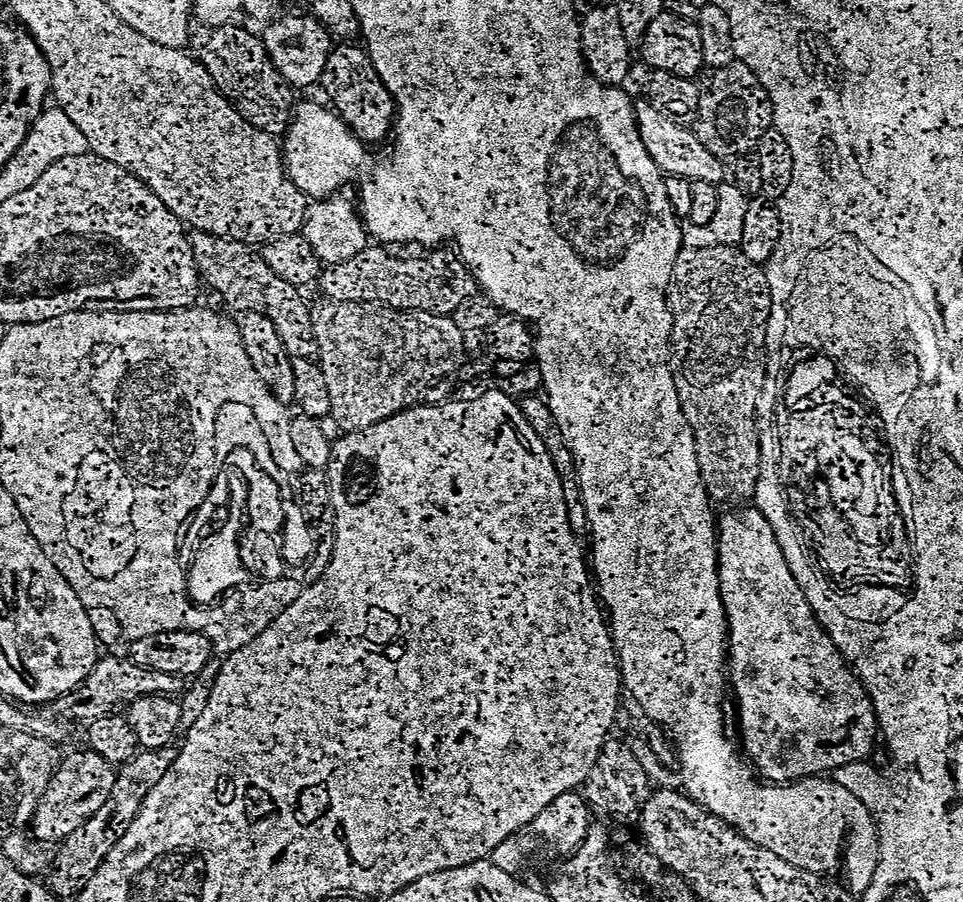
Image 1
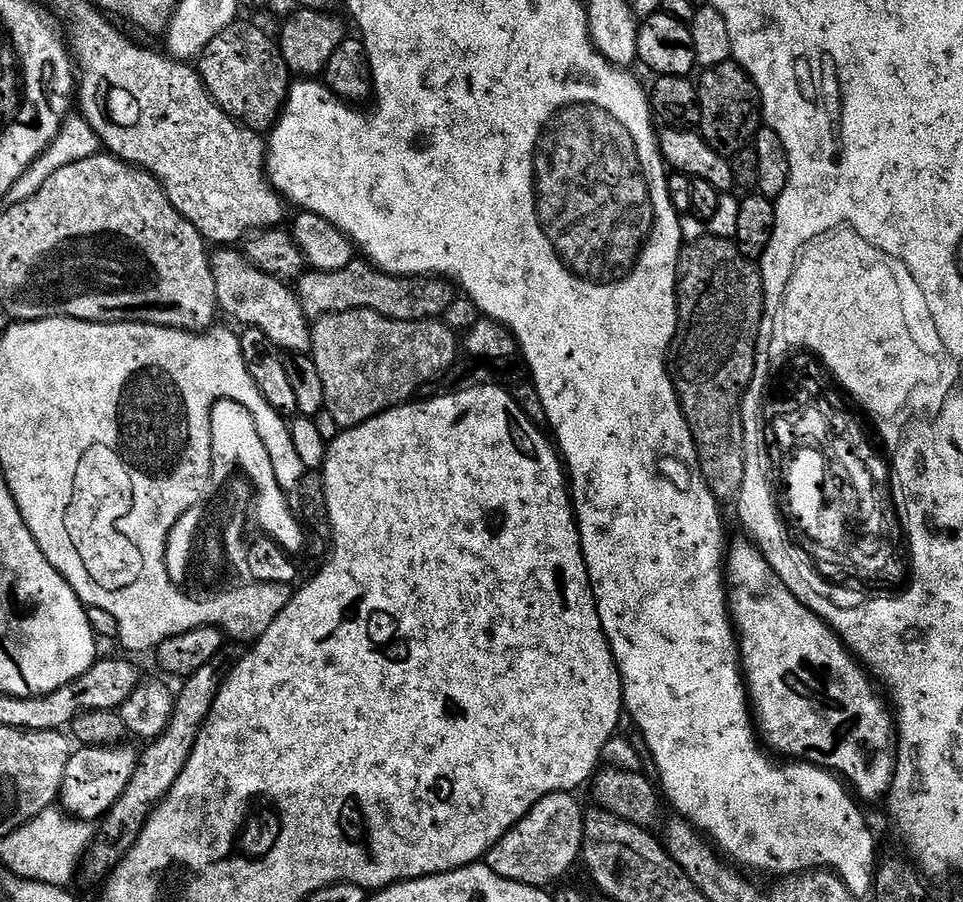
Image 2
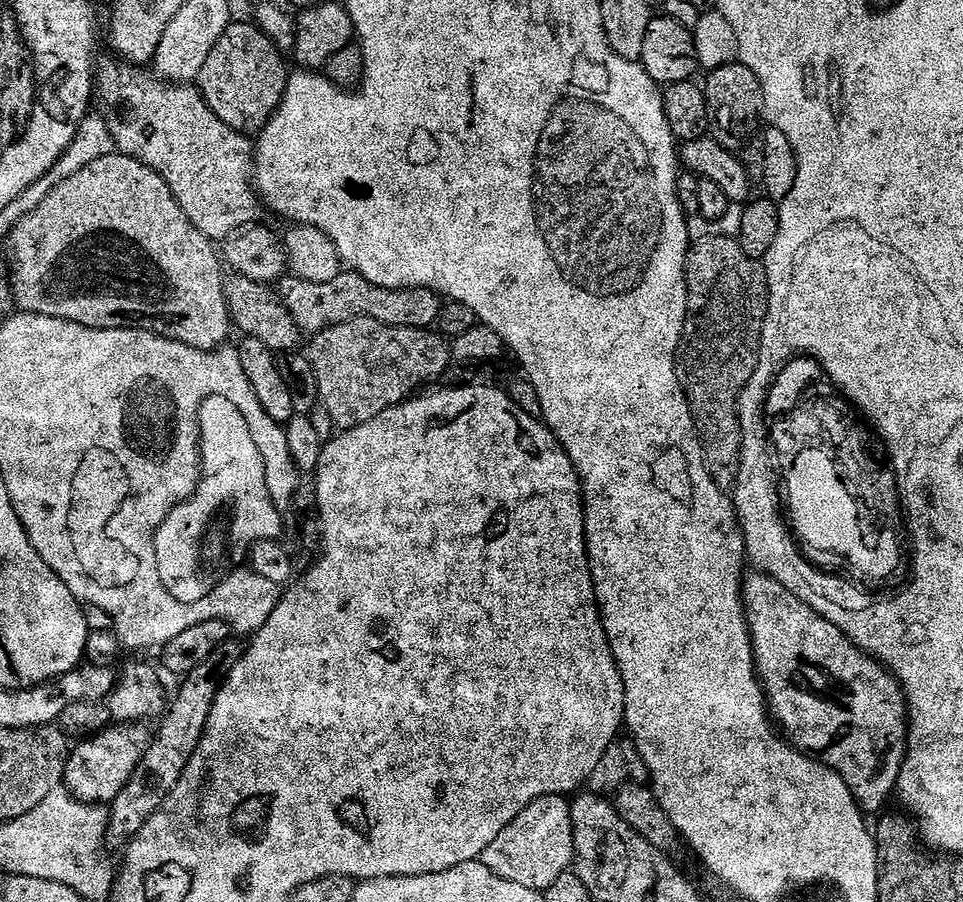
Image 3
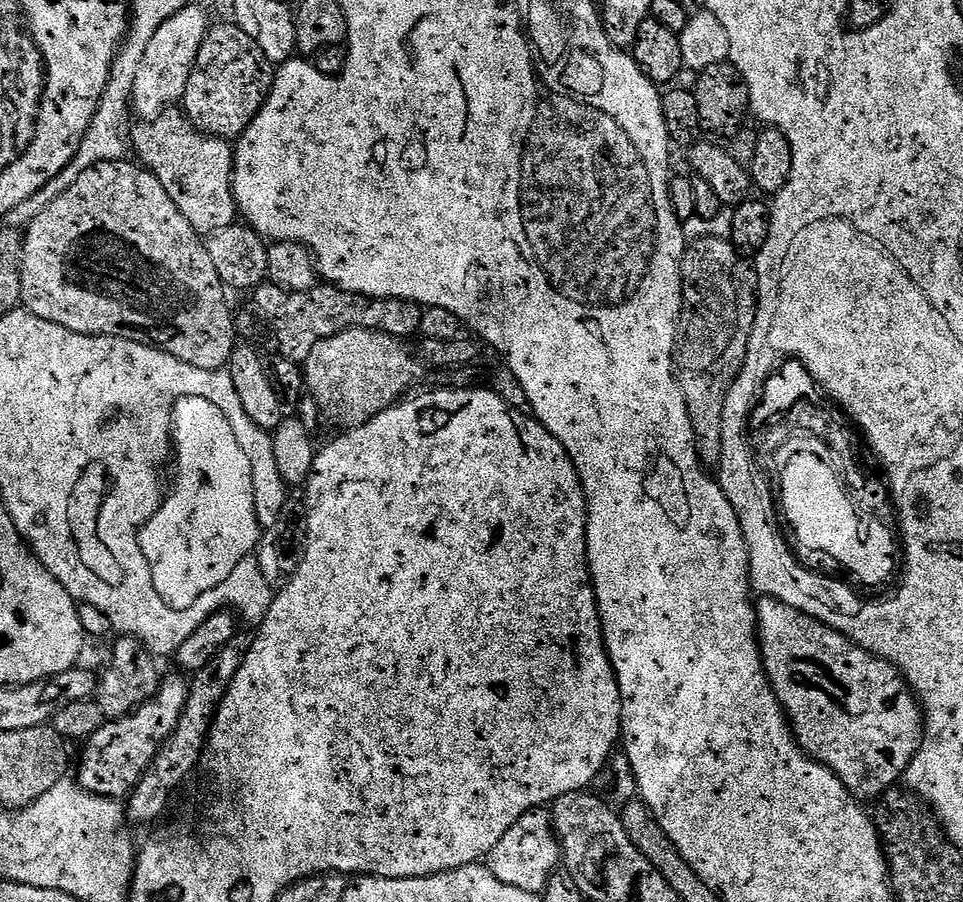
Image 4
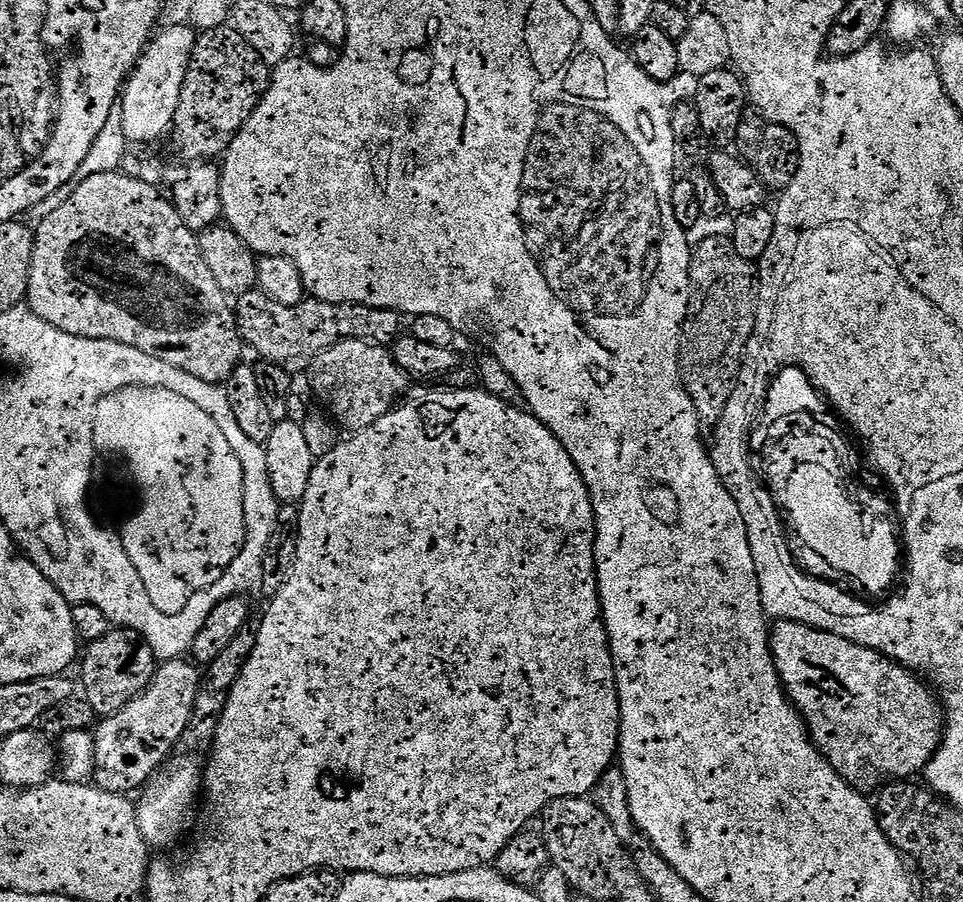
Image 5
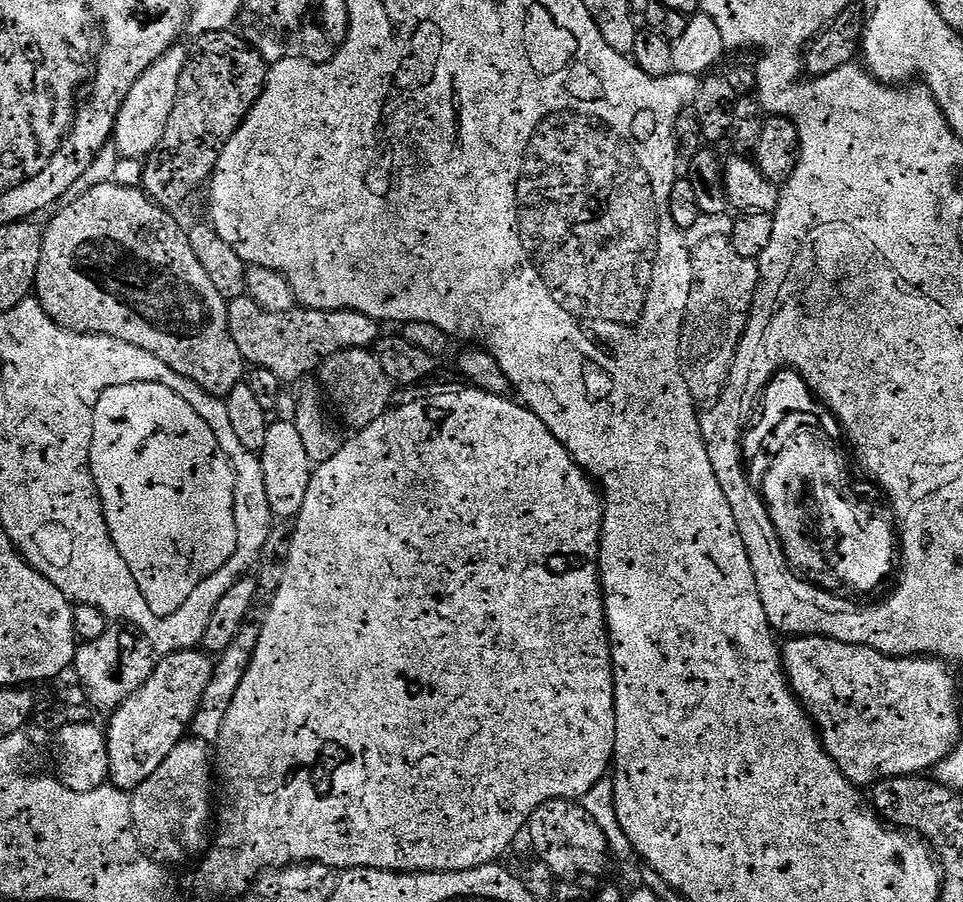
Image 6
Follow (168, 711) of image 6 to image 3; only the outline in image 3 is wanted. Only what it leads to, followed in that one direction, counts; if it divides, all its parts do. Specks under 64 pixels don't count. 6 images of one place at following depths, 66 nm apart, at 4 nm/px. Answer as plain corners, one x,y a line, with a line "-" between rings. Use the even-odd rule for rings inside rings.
116,724
105,728
71,749
64,771
64,784
76,799
84,804
111,805
138,770
146,750
154,739
144,724

